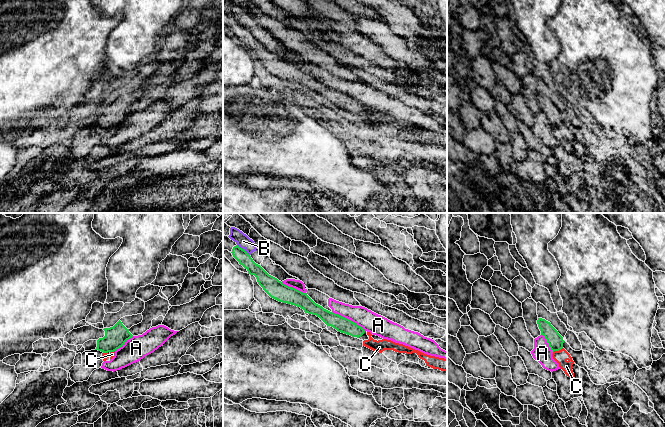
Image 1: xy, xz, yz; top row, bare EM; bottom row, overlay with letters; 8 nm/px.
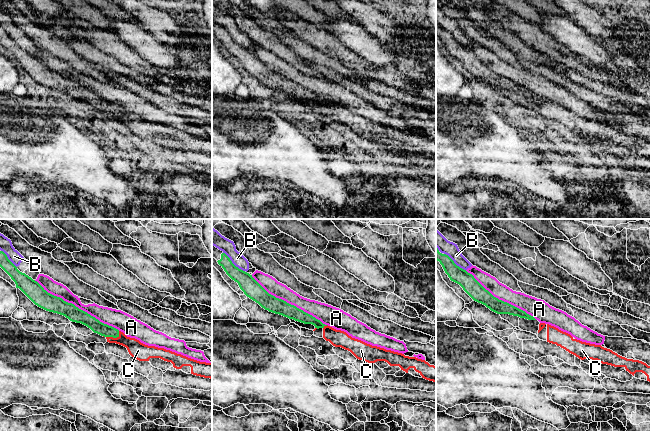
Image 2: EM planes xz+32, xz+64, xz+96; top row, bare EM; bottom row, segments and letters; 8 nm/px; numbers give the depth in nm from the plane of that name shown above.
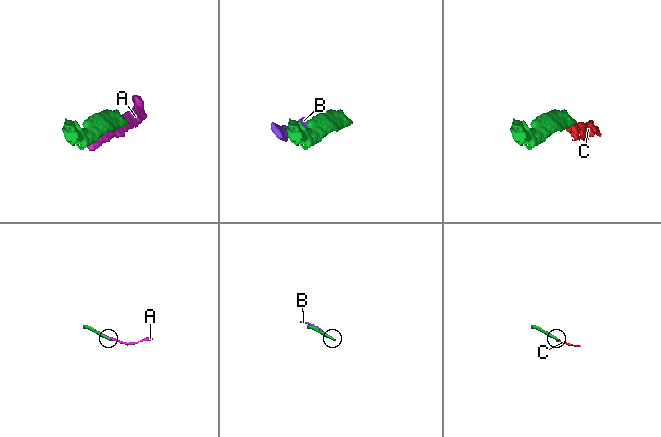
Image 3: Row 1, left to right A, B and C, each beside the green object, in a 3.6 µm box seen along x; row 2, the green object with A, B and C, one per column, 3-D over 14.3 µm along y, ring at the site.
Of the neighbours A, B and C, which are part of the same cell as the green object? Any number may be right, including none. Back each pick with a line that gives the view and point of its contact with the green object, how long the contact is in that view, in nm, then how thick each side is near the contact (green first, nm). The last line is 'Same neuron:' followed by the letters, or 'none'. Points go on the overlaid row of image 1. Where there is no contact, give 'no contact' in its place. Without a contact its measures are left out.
Same neuron: none

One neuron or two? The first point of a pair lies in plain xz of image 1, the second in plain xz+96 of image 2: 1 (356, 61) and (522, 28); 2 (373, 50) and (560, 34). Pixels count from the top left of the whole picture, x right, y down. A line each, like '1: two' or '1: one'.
1: two
2: two

